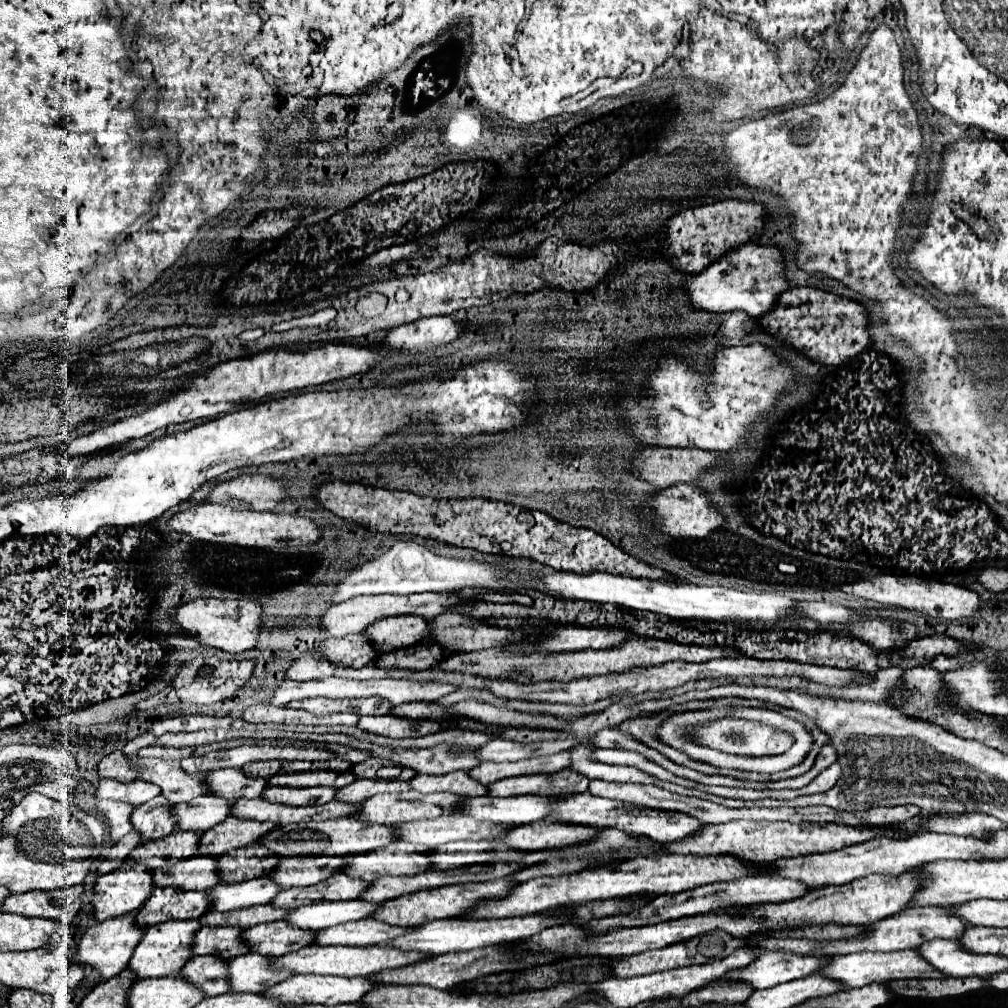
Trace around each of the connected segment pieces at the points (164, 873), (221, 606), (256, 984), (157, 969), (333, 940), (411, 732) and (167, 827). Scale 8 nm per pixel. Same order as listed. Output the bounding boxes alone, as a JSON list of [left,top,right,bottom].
[[154,855,220,891],[172,599,264,653],[228,953,294,993],[130,919,200,977],[316,919,410,947],[358,717,440,739],[132,795,176,841]]

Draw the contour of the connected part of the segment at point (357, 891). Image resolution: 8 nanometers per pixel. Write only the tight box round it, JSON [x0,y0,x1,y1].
[304,873,370,901]

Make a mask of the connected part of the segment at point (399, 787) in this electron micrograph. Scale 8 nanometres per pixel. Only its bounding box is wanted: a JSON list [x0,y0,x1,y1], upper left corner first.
[336,779,410,803]

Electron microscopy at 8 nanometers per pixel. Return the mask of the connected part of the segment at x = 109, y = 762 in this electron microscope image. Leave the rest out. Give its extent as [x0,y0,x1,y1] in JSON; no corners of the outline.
[98,751,138,781]

